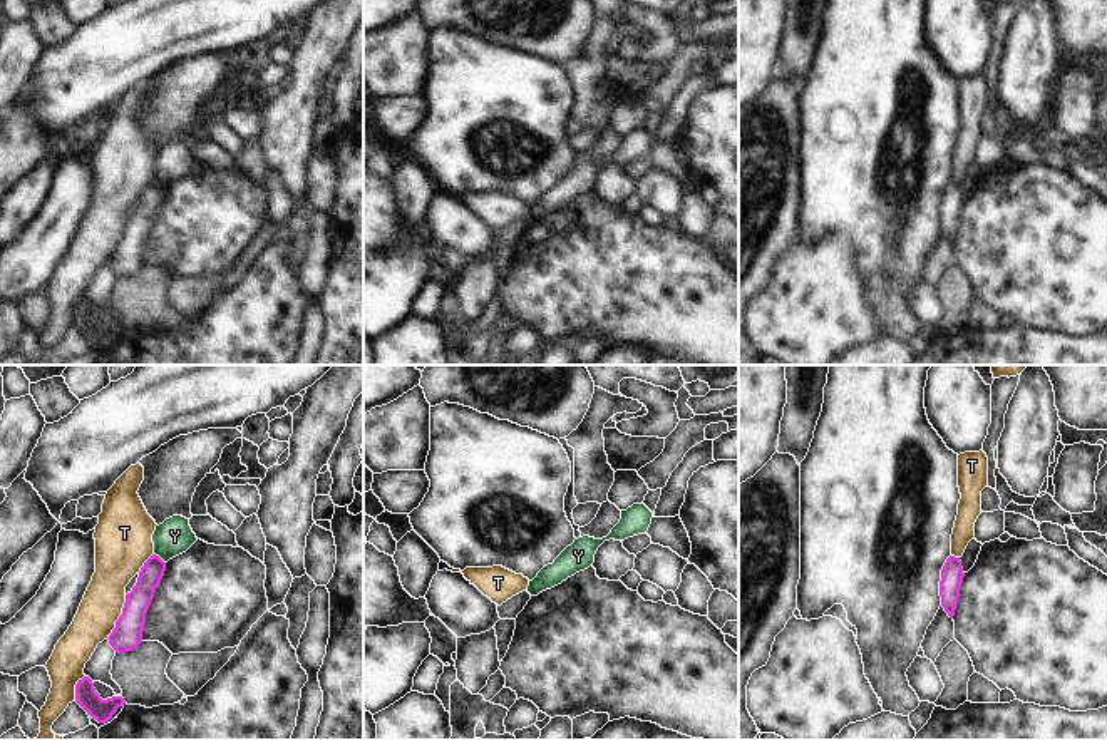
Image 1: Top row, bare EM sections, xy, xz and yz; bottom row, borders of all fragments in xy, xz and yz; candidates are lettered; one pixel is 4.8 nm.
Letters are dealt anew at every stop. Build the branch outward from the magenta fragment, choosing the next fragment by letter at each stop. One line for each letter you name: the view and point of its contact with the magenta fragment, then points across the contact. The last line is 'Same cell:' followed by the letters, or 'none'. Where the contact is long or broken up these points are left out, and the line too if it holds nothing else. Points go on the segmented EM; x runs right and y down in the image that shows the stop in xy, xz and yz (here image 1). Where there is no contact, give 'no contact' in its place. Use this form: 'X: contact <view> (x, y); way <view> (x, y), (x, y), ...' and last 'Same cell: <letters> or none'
Same cell: none

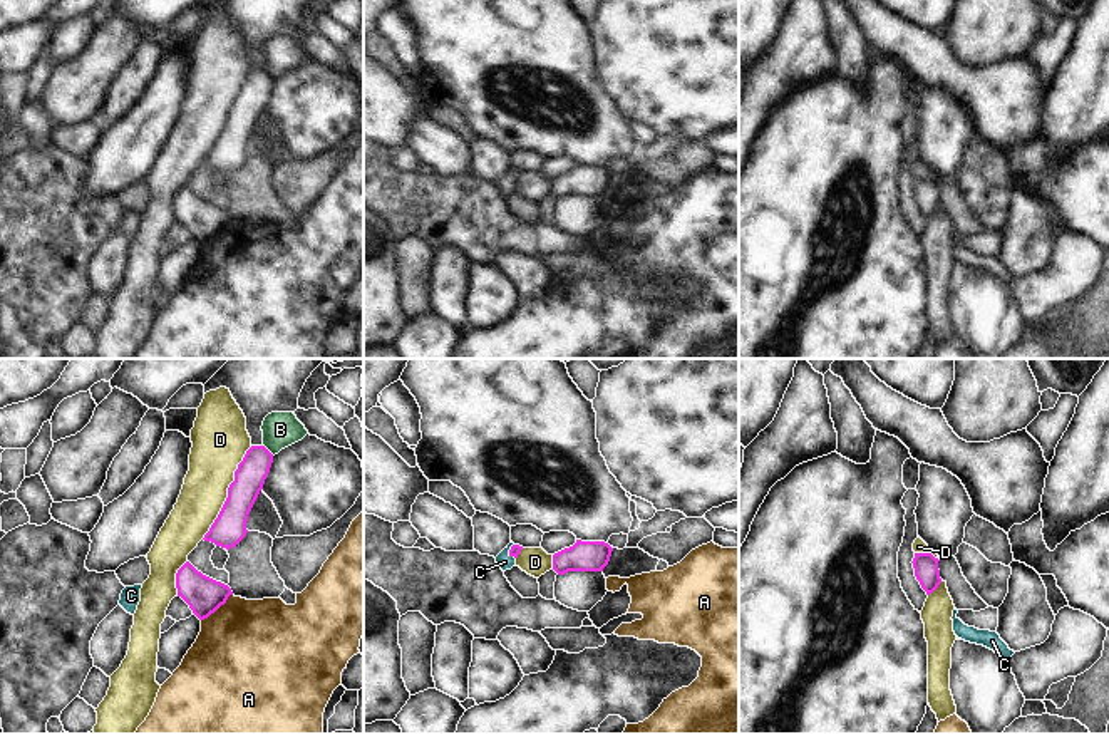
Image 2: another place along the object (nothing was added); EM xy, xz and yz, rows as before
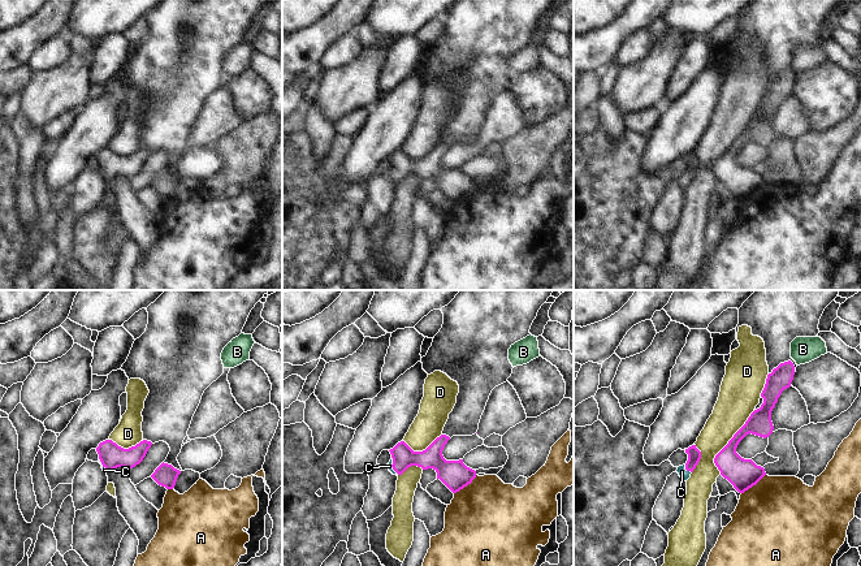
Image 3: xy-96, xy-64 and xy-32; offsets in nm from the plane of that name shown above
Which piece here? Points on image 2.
C: contact xz (510, 552); way xz (515, 550), (510, 552), (505, 562)
Same cell: C

